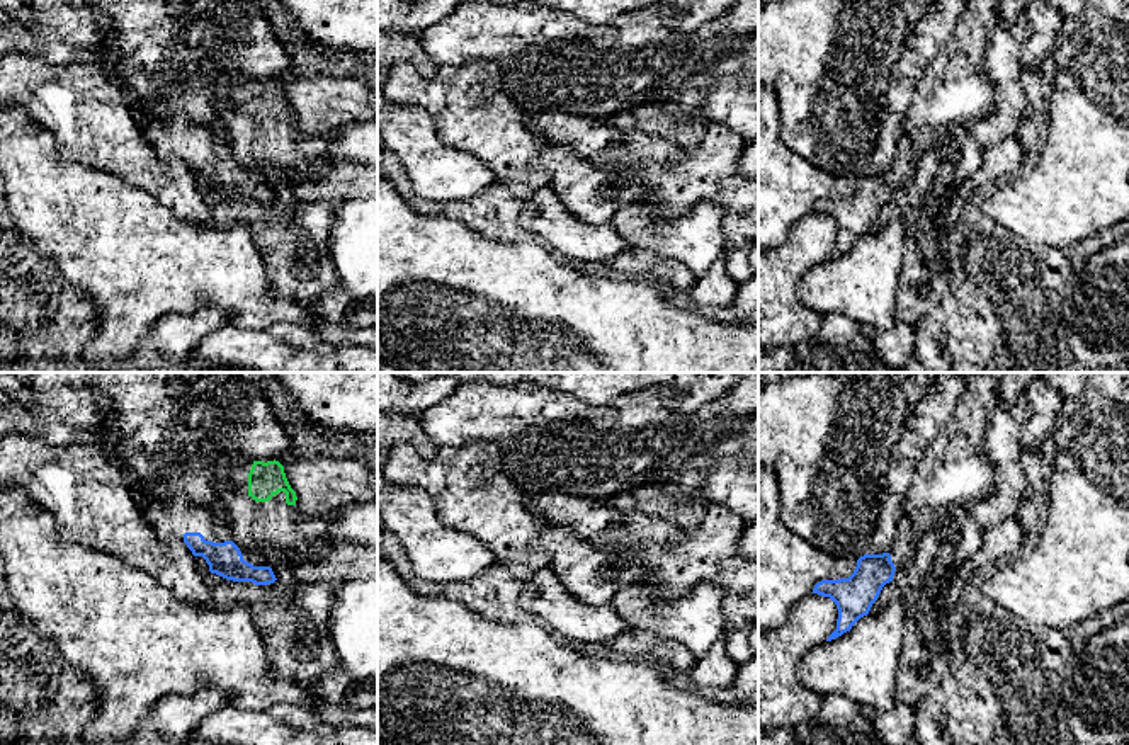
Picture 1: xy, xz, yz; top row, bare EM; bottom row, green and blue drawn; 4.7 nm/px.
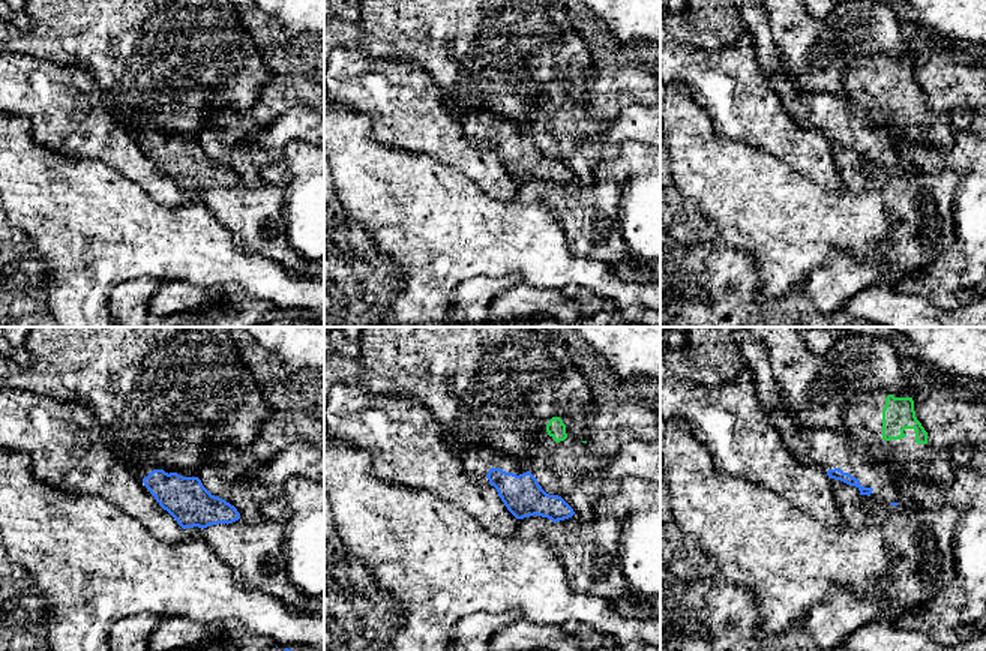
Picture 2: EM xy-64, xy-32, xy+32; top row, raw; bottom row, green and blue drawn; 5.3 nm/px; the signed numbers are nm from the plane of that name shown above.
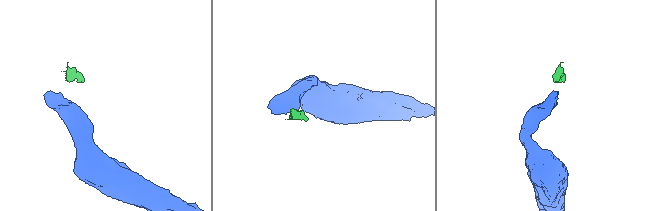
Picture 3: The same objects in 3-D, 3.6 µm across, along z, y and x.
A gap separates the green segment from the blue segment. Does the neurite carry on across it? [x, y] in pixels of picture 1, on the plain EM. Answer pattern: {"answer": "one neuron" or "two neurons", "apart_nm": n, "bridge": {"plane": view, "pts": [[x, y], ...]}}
{"answer": "two neurons", "apart_nm": 220, "bridge": {"plane": "xy", "pts": [[255, 119], [232, 160]]}}

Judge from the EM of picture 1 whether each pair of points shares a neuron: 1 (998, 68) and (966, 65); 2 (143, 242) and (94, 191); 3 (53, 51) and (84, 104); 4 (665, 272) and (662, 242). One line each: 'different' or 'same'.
1: different
2: same
3: different
4: different

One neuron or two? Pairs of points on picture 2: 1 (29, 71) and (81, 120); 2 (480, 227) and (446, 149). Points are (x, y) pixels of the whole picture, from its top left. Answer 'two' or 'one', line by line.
1: one
2: two

